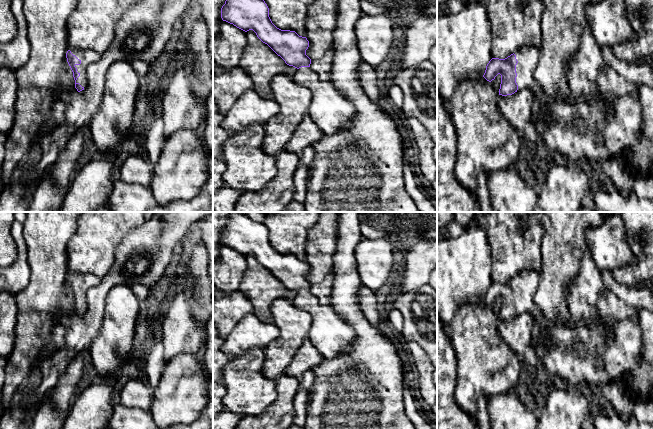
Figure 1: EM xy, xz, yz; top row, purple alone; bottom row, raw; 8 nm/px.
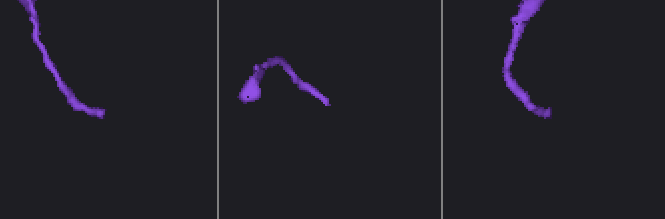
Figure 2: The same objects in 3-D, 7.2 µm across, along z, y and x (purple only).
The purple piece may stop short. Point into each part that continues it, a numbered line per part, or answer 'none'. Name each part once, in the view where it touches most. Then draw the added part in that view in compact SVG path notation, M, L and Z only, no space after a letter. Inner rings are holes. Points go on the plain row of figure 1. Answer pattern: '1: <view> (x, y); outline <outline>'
1: xy (88, 281); outline M70 274L73 279L75 279L80 285L80 289L75 289L77 296L80 300L77 302L76 307L79 307L82 311L85 311L87 308L87 291L92 287L98 285L101 281L101 278L92 275L79 275L79 274Z

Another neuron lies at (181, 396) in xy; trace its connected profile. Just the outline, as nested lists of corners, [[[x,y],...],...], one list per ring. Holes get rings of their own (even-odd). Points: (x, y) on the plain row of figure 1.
[[[181,353],[166,363],[159,384],[153,389],[150,413],[157,429],[191,424],[204,414],[208,404],[209,378],[196,353]]]

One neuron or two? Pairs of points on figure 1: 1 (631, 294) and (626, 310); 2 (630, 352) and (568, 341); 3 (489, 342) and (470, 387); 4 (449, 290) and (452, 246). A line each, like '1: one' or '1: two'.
1: two
2: one
3: one
4: one

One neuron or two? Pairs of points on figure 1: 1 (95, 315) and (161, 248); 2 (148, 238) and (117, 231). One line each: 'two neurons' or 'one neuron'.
1: one neuron
2: two neurons

